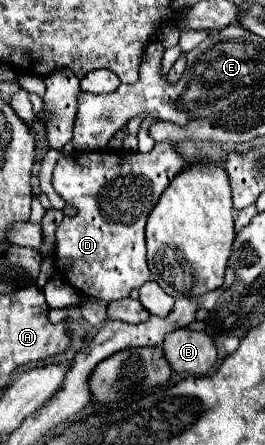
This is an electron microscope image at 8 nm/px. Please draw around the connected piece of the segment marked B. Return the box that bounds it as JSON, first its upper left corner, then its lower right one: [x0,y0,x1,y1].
[164,329,216,375]

